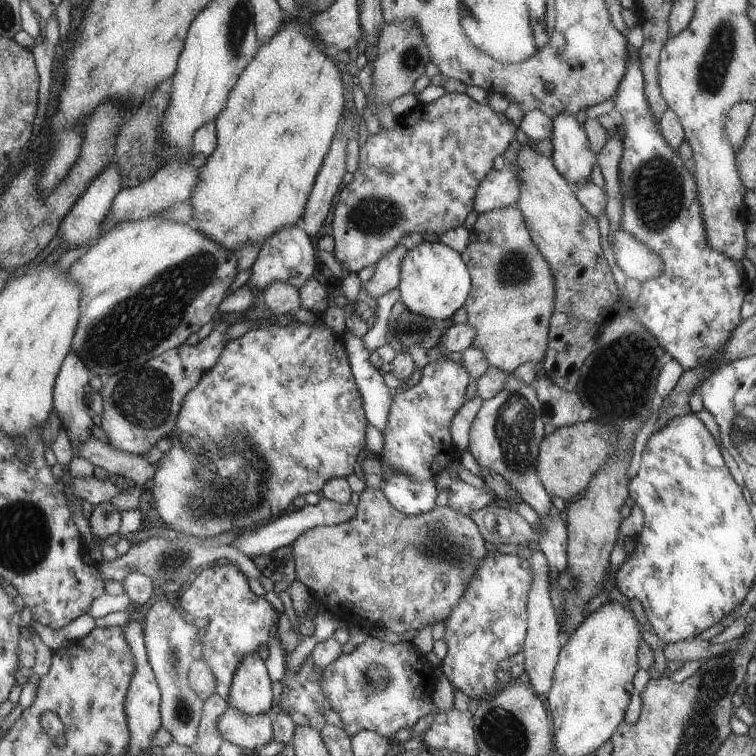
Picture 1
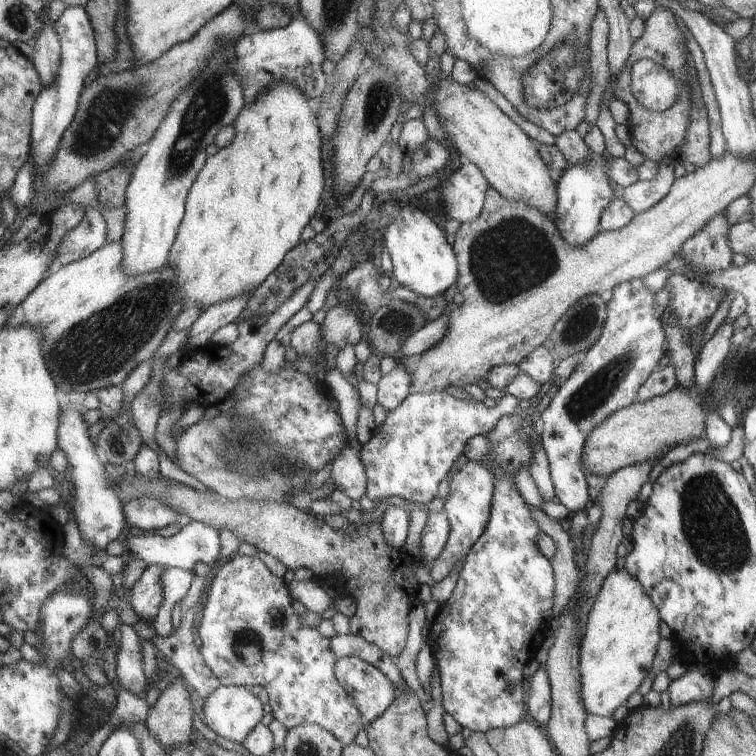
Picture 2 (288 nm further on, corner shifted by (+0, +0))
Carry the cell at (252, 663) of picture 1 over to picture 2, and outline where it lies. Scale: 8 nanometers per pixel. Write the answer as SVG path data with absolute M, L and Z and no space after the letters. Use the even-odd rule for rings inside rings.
M221 686L205 702L205 724L219 736L239 744L245 744L263 716L263 700L243 686Z

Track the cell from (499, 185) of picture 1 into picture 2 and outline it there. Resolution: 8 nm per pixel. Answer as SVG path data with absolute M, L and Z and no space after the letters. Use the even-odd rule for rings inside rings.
M463 162L455 174L447 178L441 190L447 218L461 224L473 222L483 212L485 194L489 188L491 184L481 168L471 162Z

